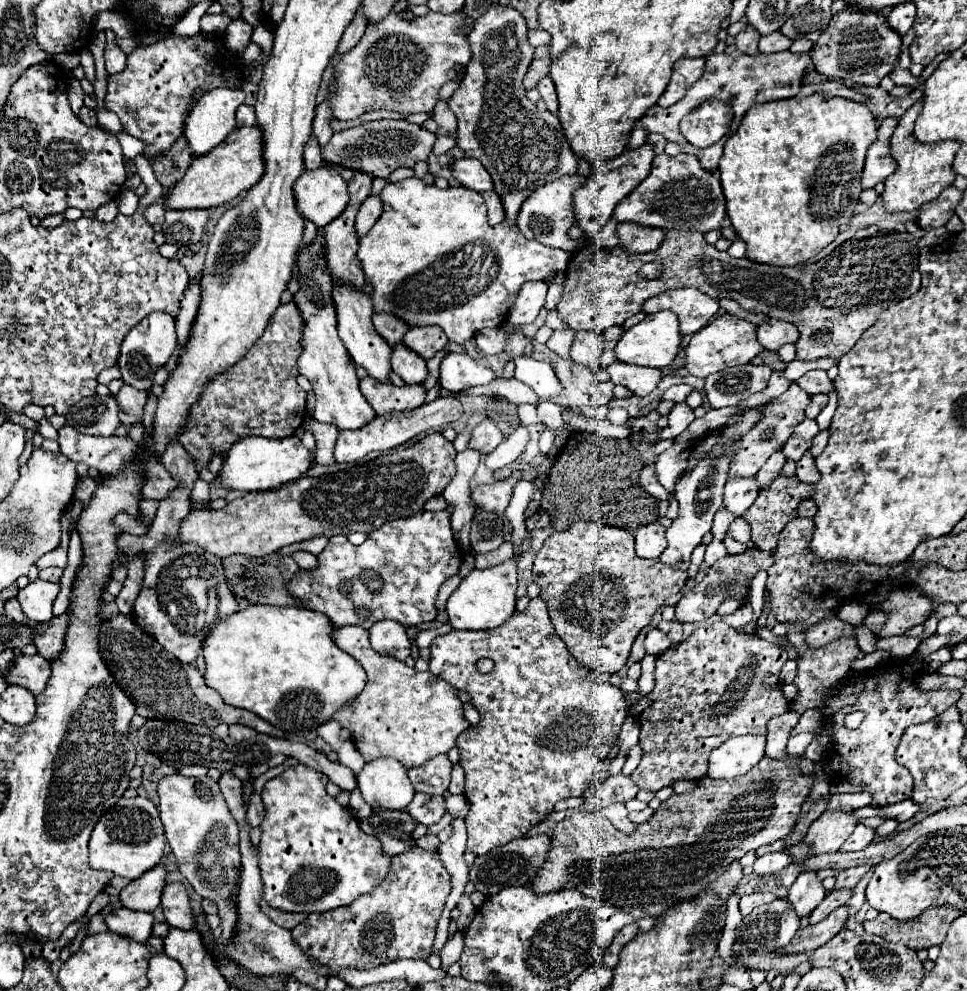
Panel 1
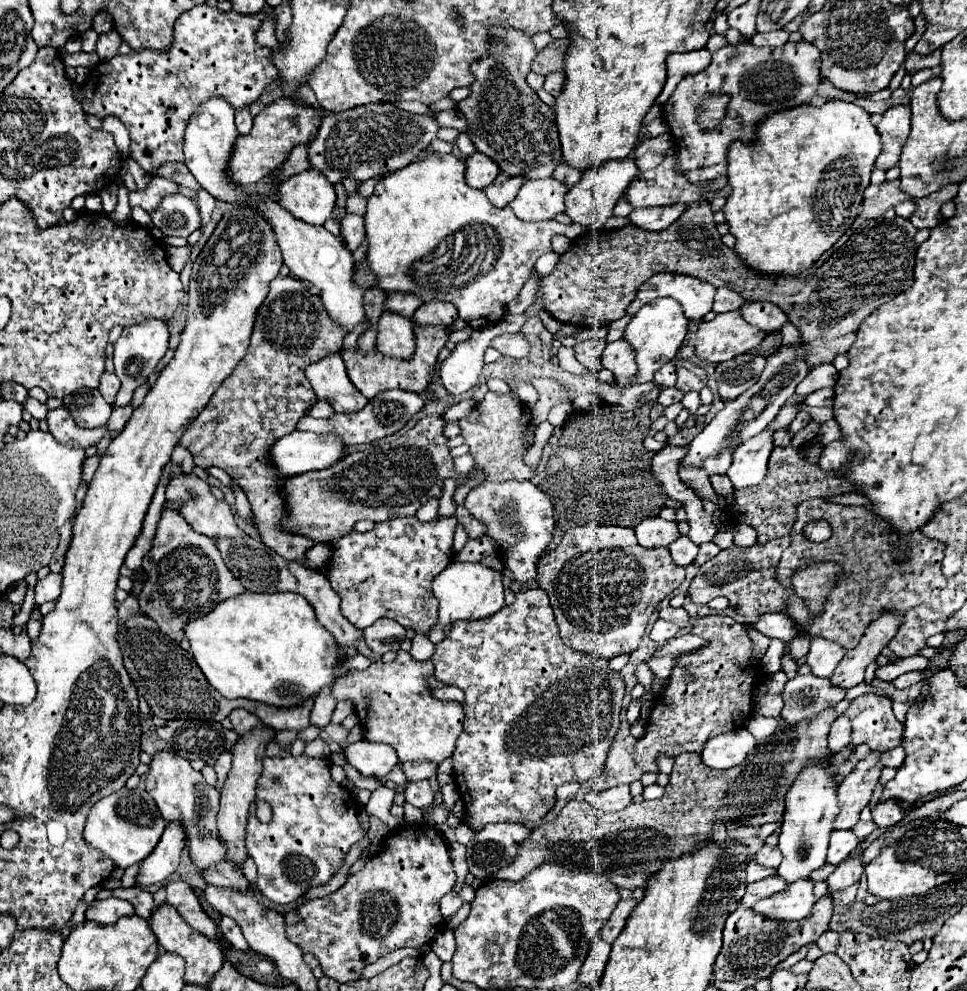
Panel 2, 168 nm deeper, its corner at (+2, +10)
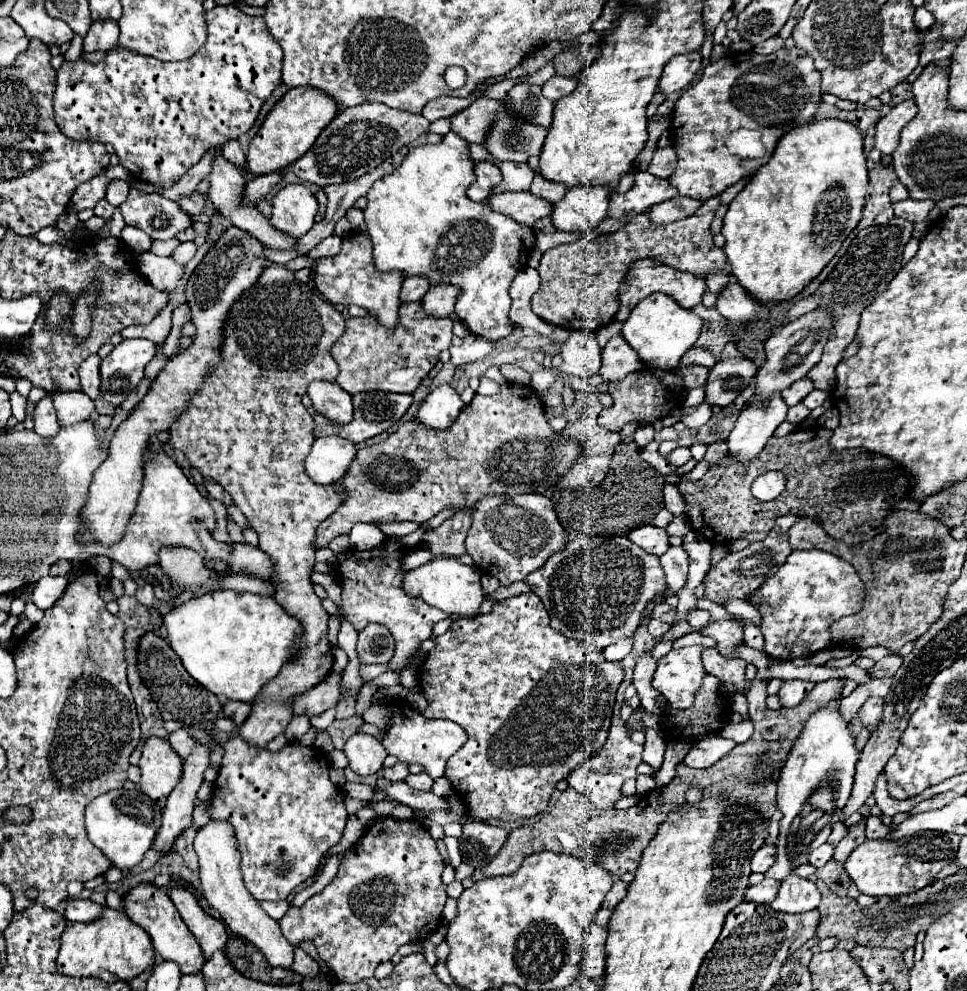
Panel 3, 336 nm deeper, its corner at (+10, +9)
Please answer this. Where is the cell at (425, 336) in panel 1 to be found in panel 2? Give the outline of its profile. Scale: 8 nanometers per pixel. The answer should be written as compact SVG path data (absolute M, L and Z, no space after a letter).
M424 303L412 317L412 327L450 327L456 319L456 309L450 303Z

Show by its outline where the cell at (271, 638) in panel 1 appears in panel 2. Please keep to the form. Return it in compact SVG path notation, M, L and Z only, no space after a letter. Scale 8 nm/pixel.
M242 593L216 605L206 617L192 621L186 627L186 637L194 661L206 675L208 683L226 699L252 699L272 707L298 707L334 683L336 667L340 663L338 643L326 629L318 625L312 605L294 593Z

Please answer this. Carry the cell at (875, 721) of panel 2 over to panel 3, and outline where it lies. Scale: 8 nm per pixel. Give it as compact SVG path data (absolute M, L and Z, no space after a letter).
M870 698L858 712L858 716L862 718L864 726L874 730L878 728L878 722L880 722L880 716L882 716L882 706L884 706L884 700L882 698Z

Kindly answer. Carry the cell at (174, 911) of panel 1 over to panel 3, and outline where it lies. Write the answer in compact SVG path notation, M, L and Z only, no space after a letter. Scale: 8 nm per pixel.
M168 888L168 894L170 894L172 902L176 904L182 920L188 926L188 930L196 936L204 958L210 960L214 950L224 948L224 944L228 940L226 926L220 920L216 920L210 914L206 914L198 906L198 902L196 902L192 892L188 892L184 888Z

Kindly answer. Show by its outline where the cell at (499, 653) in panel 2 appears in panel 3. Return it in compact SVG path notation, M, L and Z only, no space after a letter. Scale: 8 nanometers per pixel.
M534 592L506 598L498 604L494 604L490 614L478 614L476 618L458 618L458 620L454 620L450 630L444 636L436 636L434 642L436 642L434 650L426 656L426 660L418 668L418 684L428 700L428 708L424 710L424 714L432 716L432 718L454 720L468 734L468 742L462 746L462 750L458 750L454 756L450 756L448 764L446 764L446 778L452 782L454 792L458 794L458 798L462 802L466 802L474 820L500 818L506 822L516 822L516 820L532 818L532 816L540 814L548 806L548 800L550 800L552 792L556 790L556 784L560 780L564 780L570 774L570 770L574 770L578 764L586 762L592 754L596 754L604 746L606 734L610 728L610 714L612 714L616 690L624 678L622 664L608 662L602 656L602 652L588 642L572 640L572 638L566 638L564 634L558 634L556 630L552 630L550 618L544 610L544 604L540 602L540 598Z

